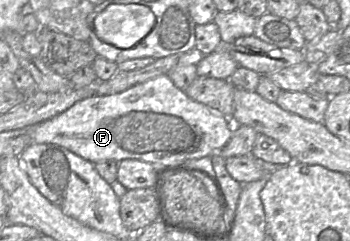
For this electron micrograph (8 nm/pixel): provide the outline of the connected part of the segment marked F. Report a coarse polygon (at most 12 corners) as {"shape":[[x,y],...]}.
{"shape":[[167,75],[35,125],[92,163],[212,156],[231,119]]}

